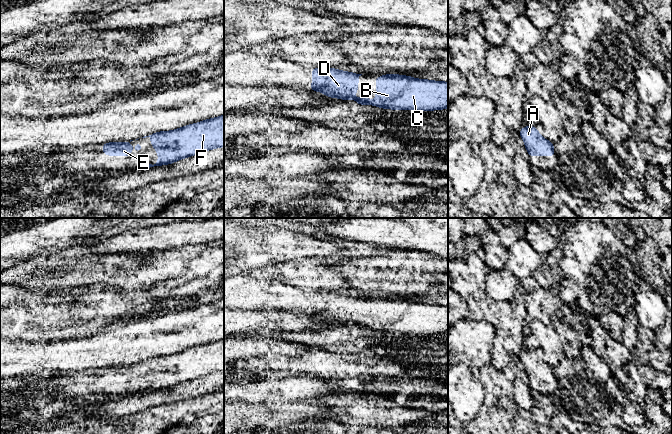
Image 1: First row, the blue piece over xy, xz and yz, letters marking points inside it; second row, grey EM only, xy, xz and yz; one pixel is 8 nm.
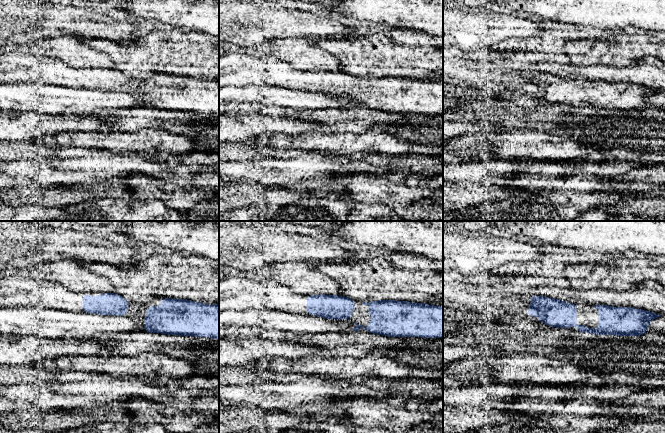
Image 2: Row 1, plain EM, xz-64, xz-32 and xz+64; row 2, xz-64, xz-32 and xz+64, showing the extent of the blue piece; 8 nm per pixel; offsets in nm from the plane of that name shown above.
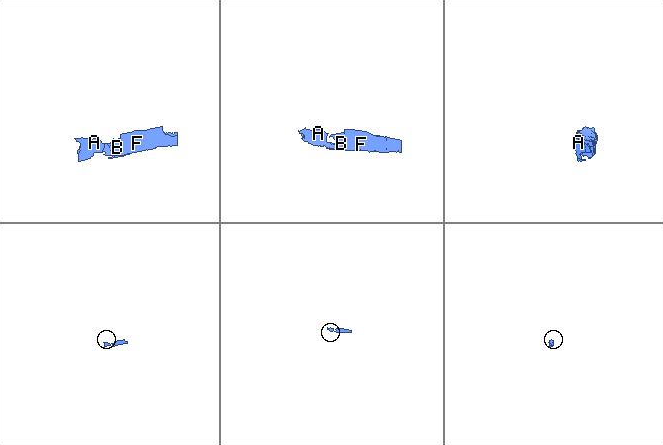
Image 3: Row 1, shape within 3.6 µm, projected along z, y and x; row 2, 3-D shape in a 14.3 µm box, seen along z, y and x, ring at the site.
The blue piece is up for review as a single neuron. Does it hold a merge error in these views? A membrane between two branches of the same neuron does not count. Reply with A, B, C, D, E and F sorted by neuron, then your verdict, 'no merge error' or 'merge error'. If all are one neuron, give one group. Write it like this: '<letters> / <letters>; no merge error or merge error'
A B C D E F; no merge error

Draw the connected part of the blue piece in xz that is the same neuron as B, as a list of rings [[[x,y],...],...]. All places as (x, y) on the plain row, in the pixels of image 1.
[[[312,292],[310,314],[328,321],[355,324],[357,328],[369,328],[384,333],[432,335],[448,333],[448,306],[416,303],[405,299],[378,300],[375,324],[355,322],[358,304],[362,298],[334,292]]]

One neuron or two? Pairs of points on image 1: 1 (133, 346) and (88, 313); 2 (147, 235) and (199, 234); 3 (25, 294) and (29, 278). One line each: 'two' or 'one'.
1: two
2: one
3: two

